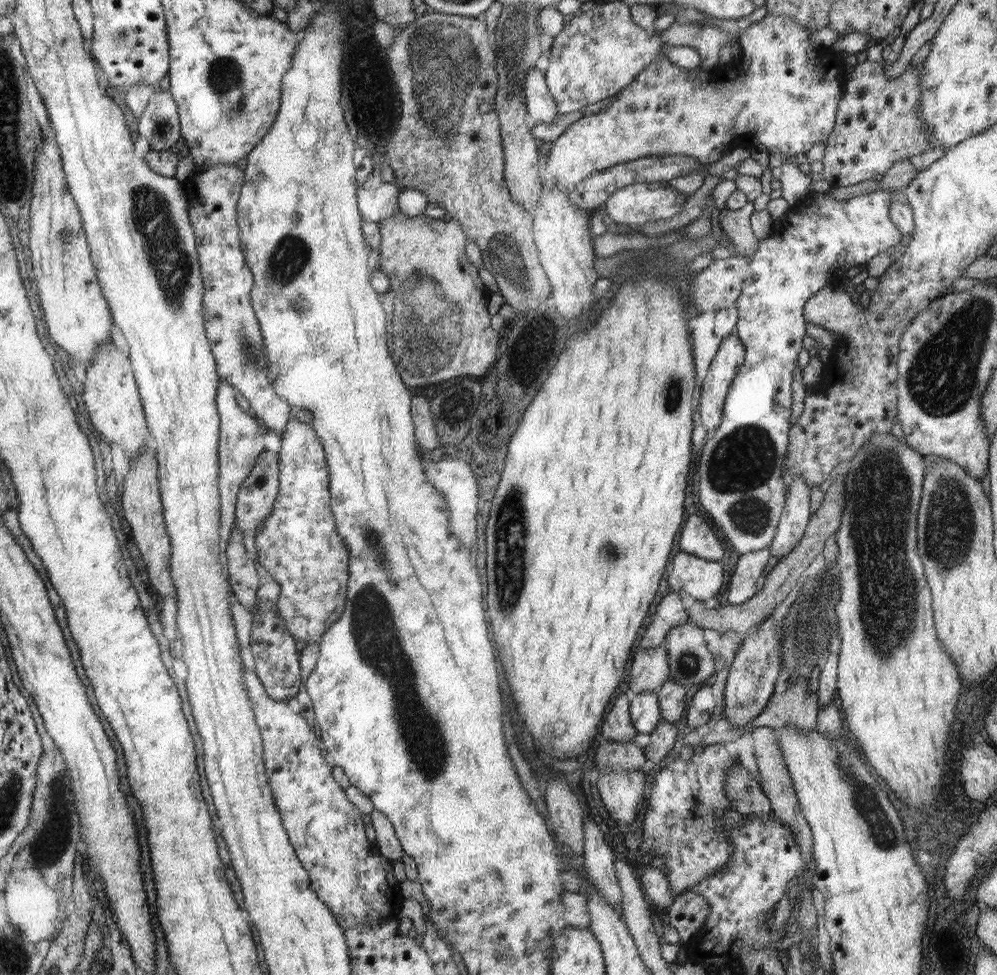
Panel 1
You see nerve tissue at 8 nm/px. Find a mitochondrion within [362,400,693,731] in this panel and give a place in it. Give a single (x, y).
(511, 560)

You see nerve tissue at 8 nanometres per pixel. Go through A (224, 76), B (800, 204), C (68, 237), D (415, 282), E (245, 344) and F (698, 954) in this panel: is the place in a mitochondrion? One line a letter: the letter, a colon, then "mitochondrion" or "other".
A: mitochondrion
B: other
C: mitochondrion
D: mitochondrion
E: mitochondrion
F: other

